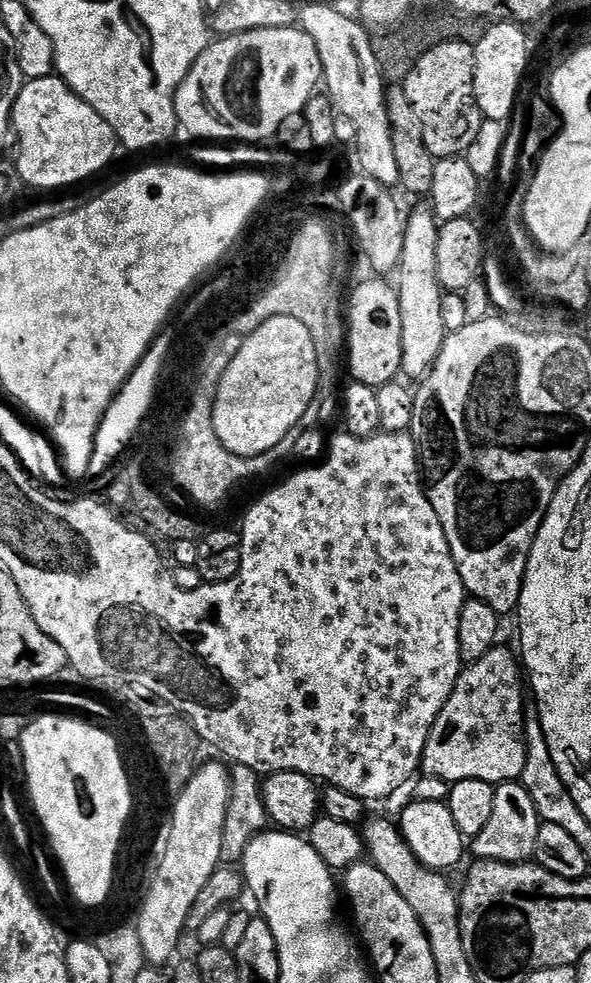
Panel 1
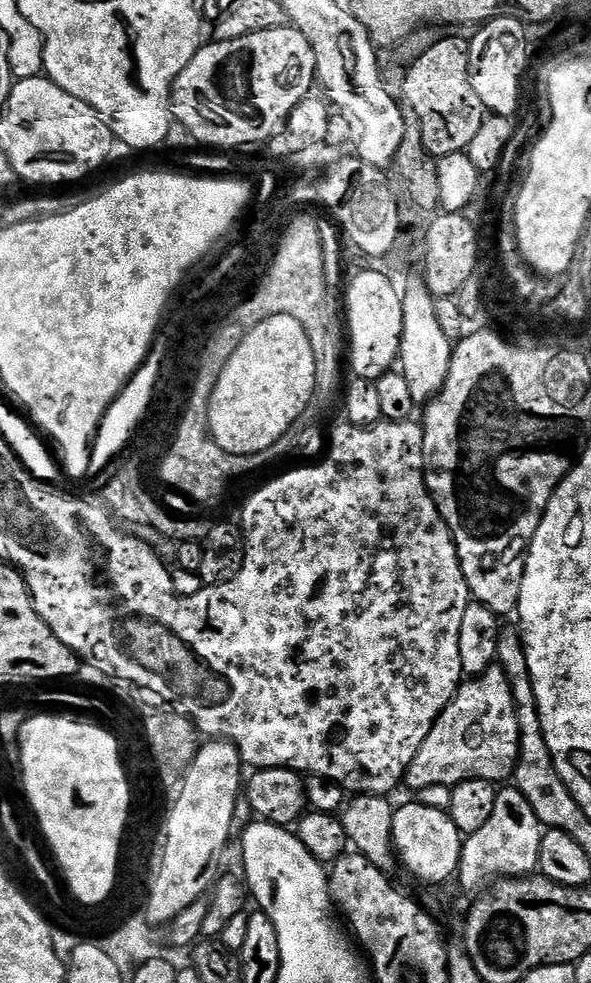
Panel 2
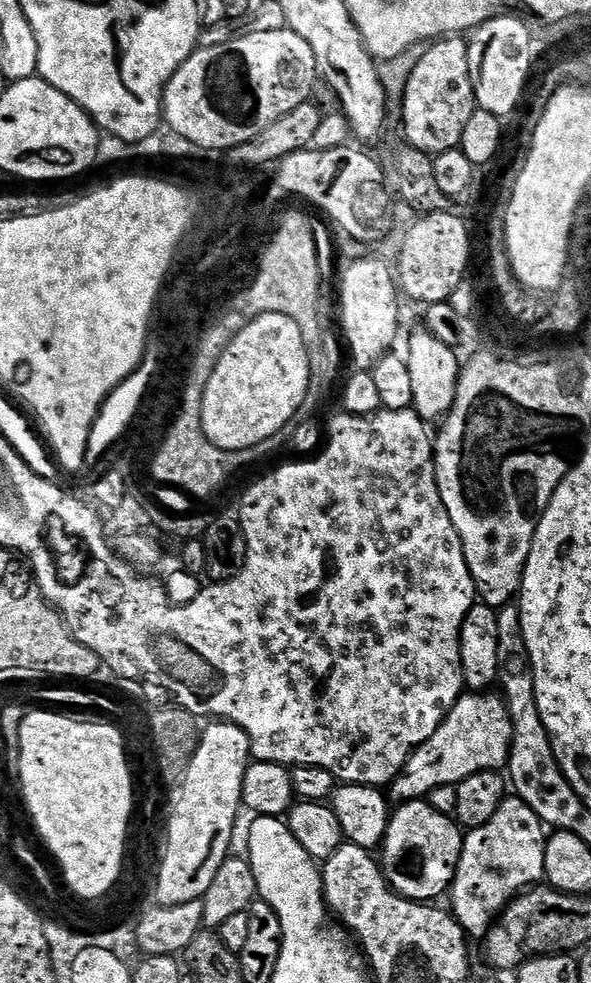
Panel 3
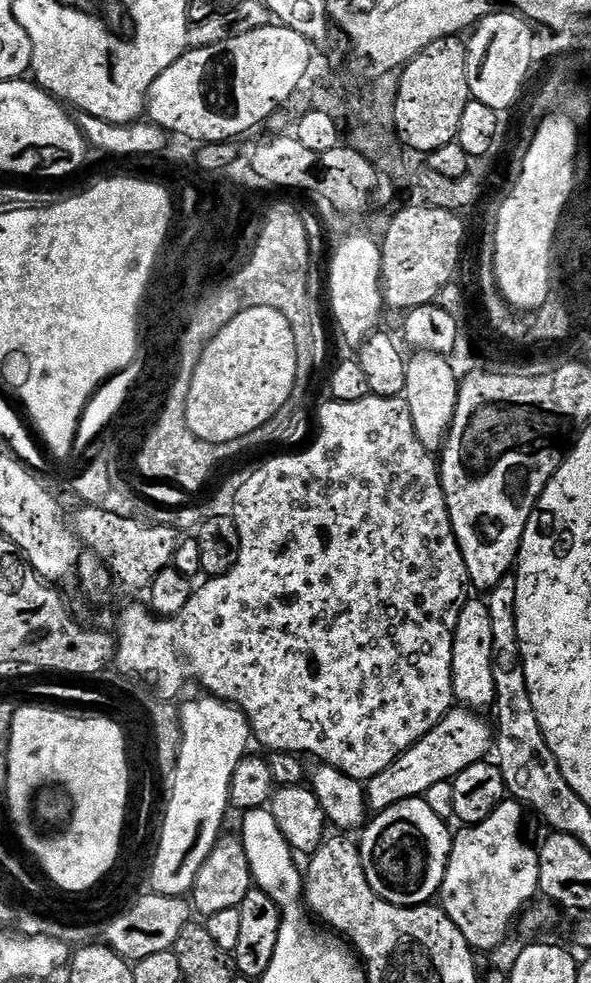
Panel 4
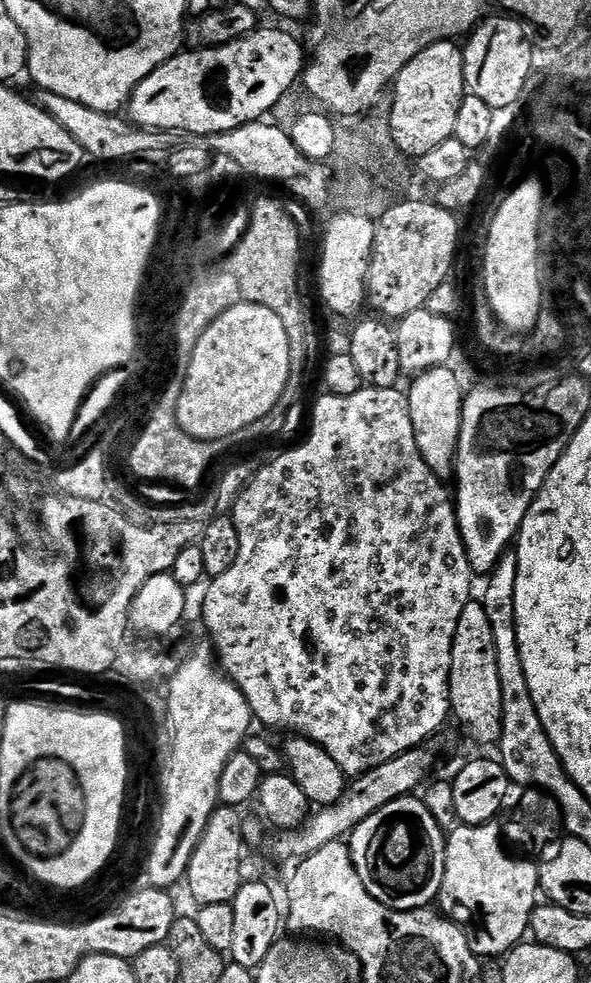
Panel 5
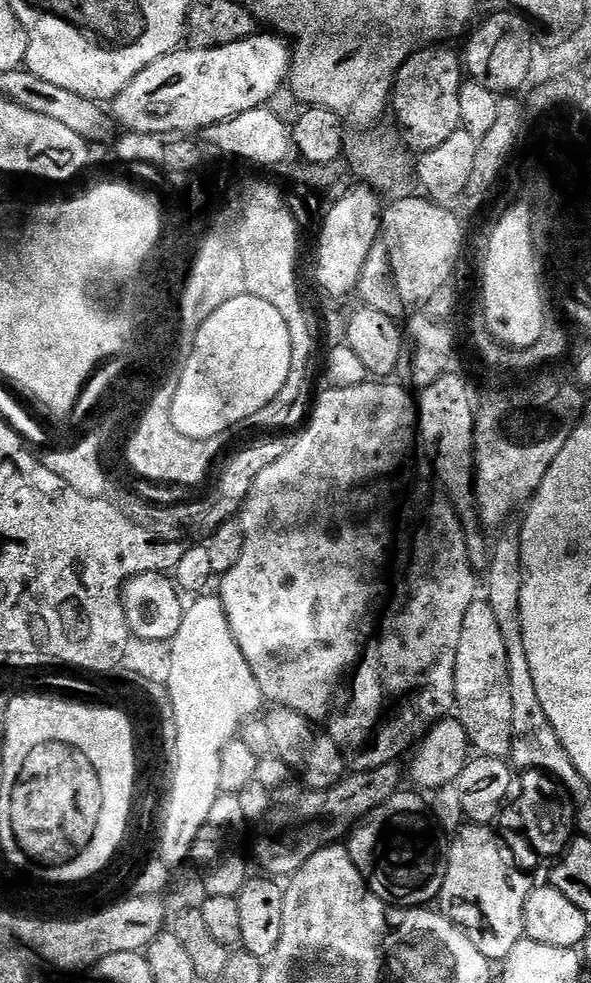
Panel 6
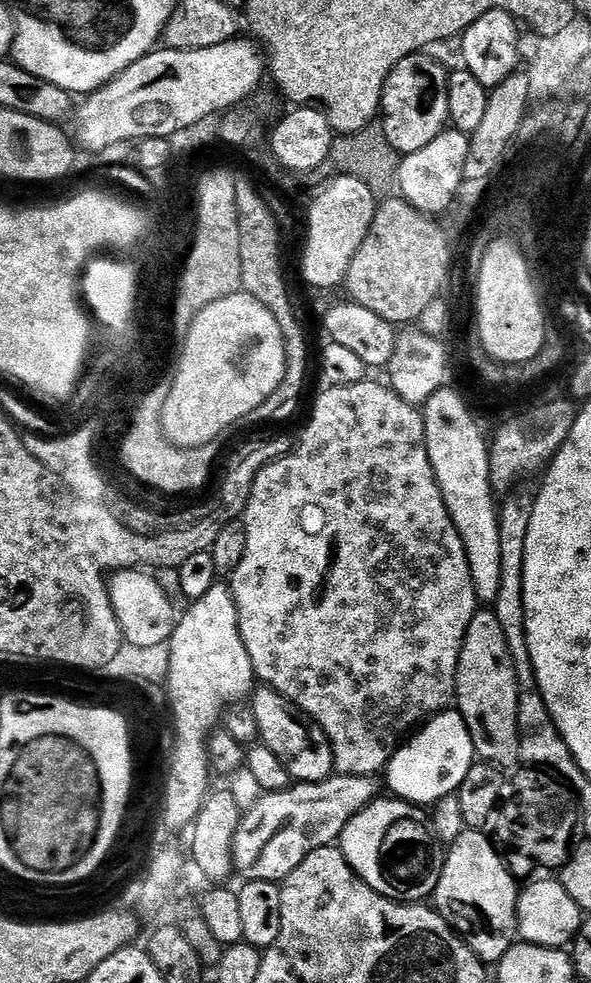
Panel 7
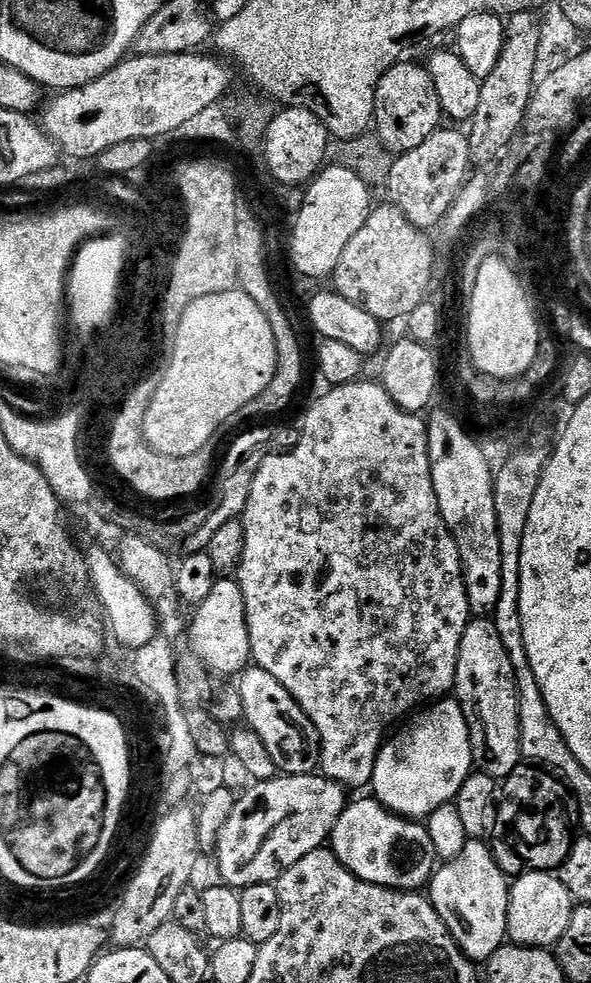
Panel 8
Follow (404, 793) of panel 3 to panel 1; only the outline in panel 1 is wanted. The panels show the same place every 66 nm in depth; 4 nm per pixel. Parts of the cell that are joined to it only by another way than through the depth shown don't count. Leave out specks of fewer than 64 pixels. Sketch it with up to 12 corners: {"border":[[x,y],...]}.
{"border":[[521,661],[461,671],[420,760],[450,786],[526,770]]}

